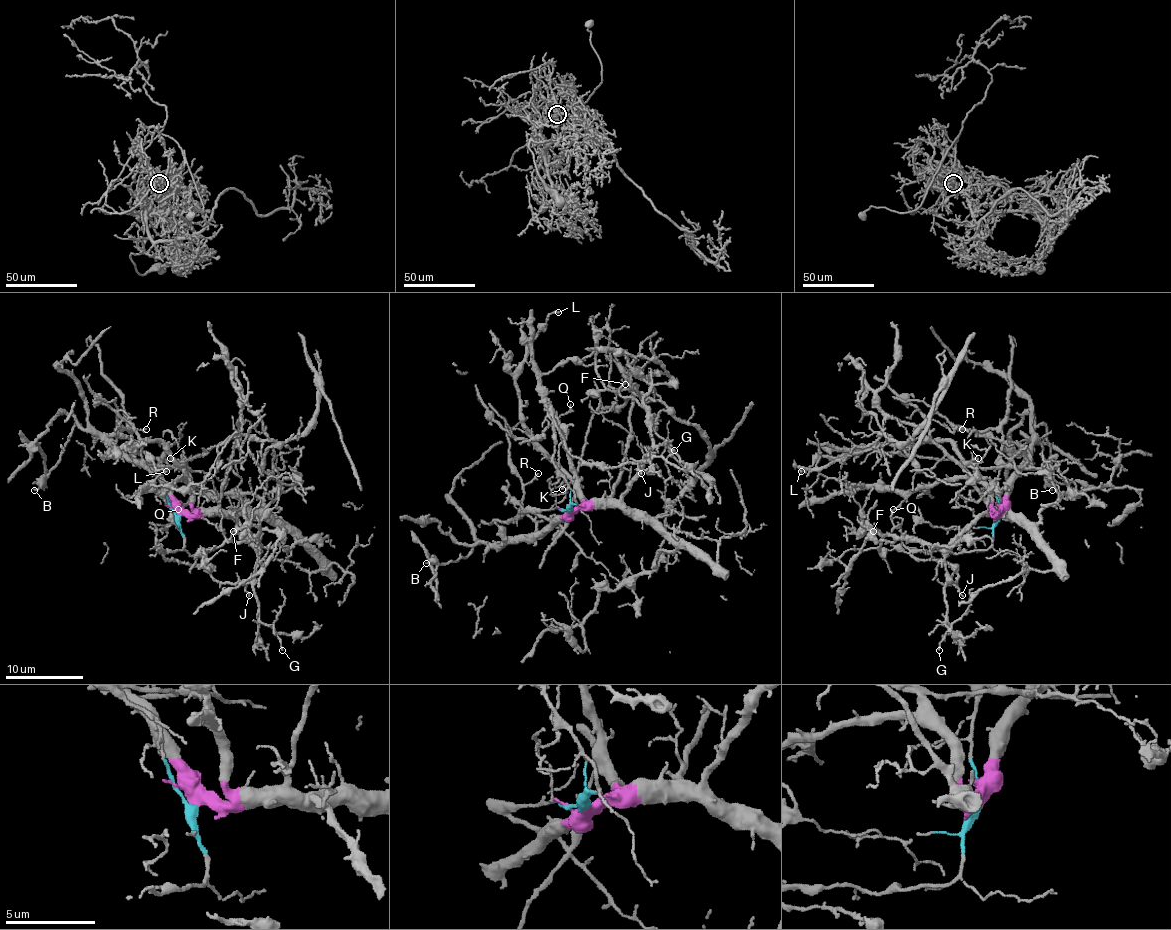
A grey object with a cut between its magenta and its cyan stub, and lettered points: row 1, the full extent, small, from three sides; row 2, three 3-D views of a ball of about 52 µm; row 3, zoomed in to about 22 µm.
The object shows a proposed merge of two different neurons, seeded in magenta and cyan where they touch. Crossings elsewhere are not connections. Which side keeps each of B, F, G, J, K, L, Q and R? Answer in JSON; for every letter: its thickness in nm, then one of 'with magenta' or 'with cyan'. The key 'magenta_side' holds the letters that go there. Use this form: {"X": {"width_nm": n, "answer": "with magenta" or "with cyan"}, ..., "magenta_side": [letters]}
{"B": {"width_nm": 120, "answer": "with magenta"}, "F": {"width_nm": 70, "answer": "with magenta"}, "G": {"width_nm": 110, "answer": "with magenta"}, "J": {"width_nm": 120, "answer": "with magenta"}, "K": {"width_nm": 120, "answer": "with magenta"}, "L": {"width_nm": 160, "answer": "with magenta"}, "Q": {"width_nm": 120, "answer": "with magenta"}, "R": {"width_nm": 140, "answer": "with cyan"}, "magenta_side": ["B", "F", "G", "J", "K", "L", "Q"]}

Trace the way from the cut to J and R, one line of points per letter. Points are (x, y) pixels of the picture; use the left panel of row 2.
J: (178, 516), (228, 514), (258, 551), (254, 578), (246, 586), (250, 596)
R: (178, 516), (166, 496), (164, 483), (135, 457), (131, 428), (147, 428)

